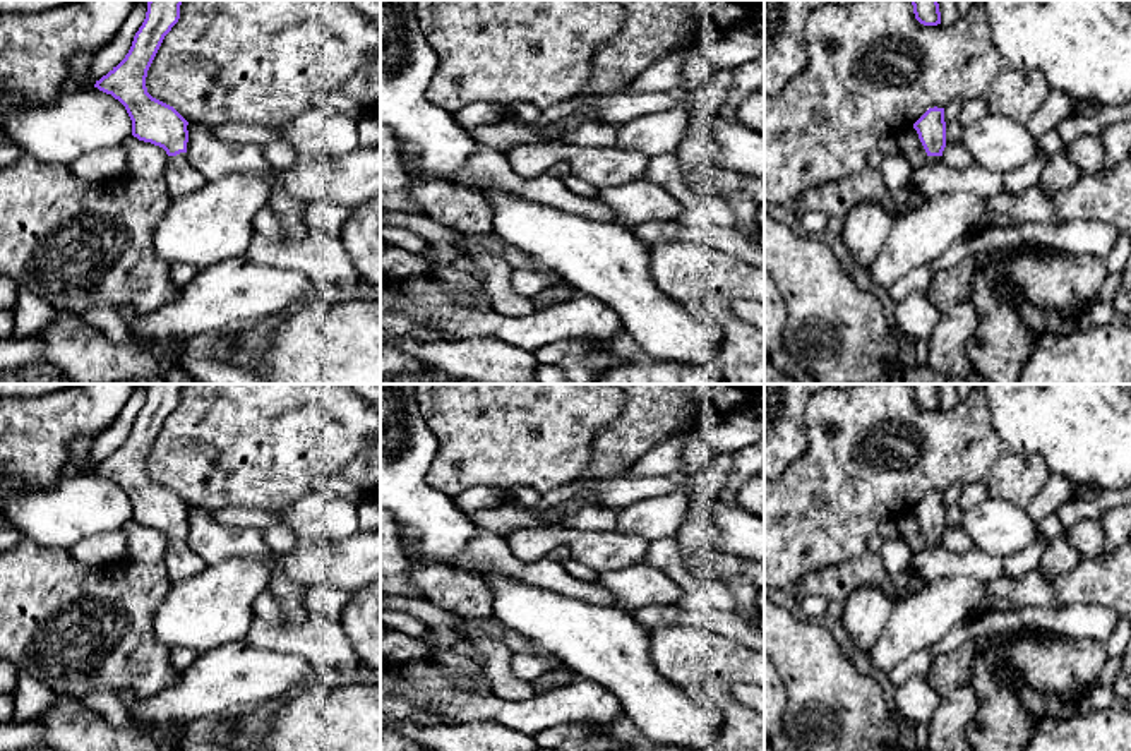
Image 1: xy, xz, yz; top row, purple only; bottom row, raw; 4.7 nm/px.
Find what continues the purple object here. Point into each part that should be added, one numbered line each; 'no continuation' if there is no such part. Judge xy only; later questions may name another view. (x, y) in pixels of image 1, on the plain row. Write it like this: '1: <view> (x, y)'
1: xy (182, 563)

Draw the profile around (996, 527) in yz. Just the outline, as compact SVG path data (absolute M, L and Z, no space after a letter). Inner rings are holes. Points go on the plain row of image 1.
M992 497L965 509L960 526L968 533L975 549L1002 559L1040 540L1037 523L1026 509Z

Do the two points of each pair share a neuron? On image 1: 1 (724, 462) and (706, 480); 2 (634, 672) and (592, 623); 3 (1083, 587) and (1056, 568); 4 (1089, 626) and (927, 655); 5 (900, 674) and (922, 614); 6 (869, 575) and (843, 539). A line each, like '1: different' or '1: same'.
1: same
2: same
3: different
4: same
5: different
6: different

